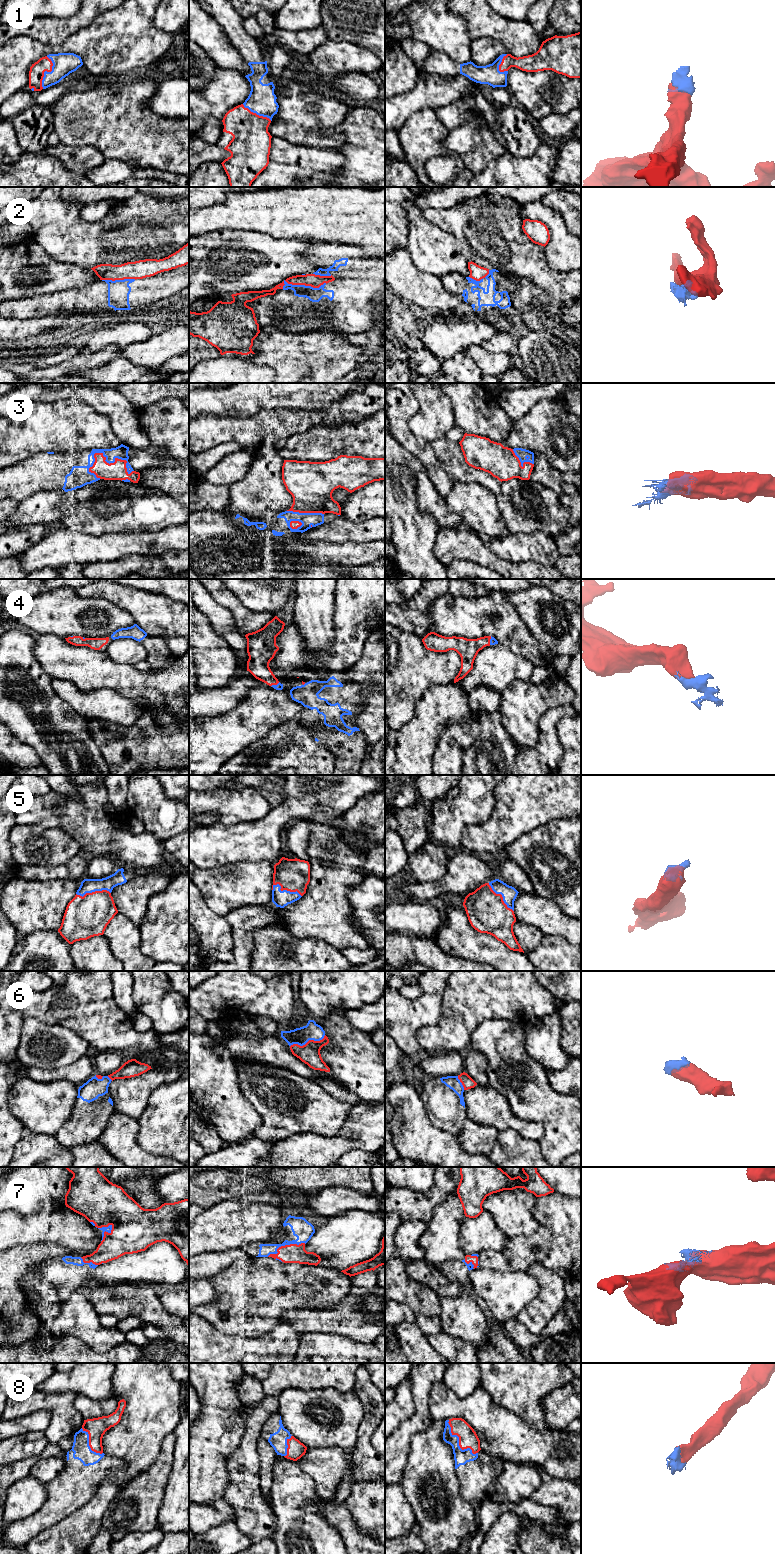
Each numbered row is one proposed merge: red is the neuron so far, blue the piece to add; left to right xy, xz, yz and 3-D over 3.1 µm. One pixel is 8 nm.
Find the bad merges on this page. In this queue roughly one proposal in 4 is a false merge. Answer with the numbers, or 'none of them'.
2

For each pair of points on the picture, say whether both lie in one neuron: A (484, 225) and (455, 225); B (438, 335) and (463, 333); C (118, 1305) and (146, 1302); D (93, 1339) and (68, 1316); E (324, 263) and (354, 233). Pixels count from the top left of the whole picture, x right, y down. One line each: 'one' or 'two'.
A: one
B: one
C: one
D: one
E: two

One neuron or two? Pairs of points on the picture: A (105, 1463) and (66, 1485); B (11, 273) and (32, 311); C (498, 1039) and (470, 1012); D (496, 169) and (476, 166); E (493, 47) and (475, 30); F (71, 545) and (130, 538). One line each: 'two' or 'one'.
A: one
B: two
C: two
D: two
E: two
F: one

